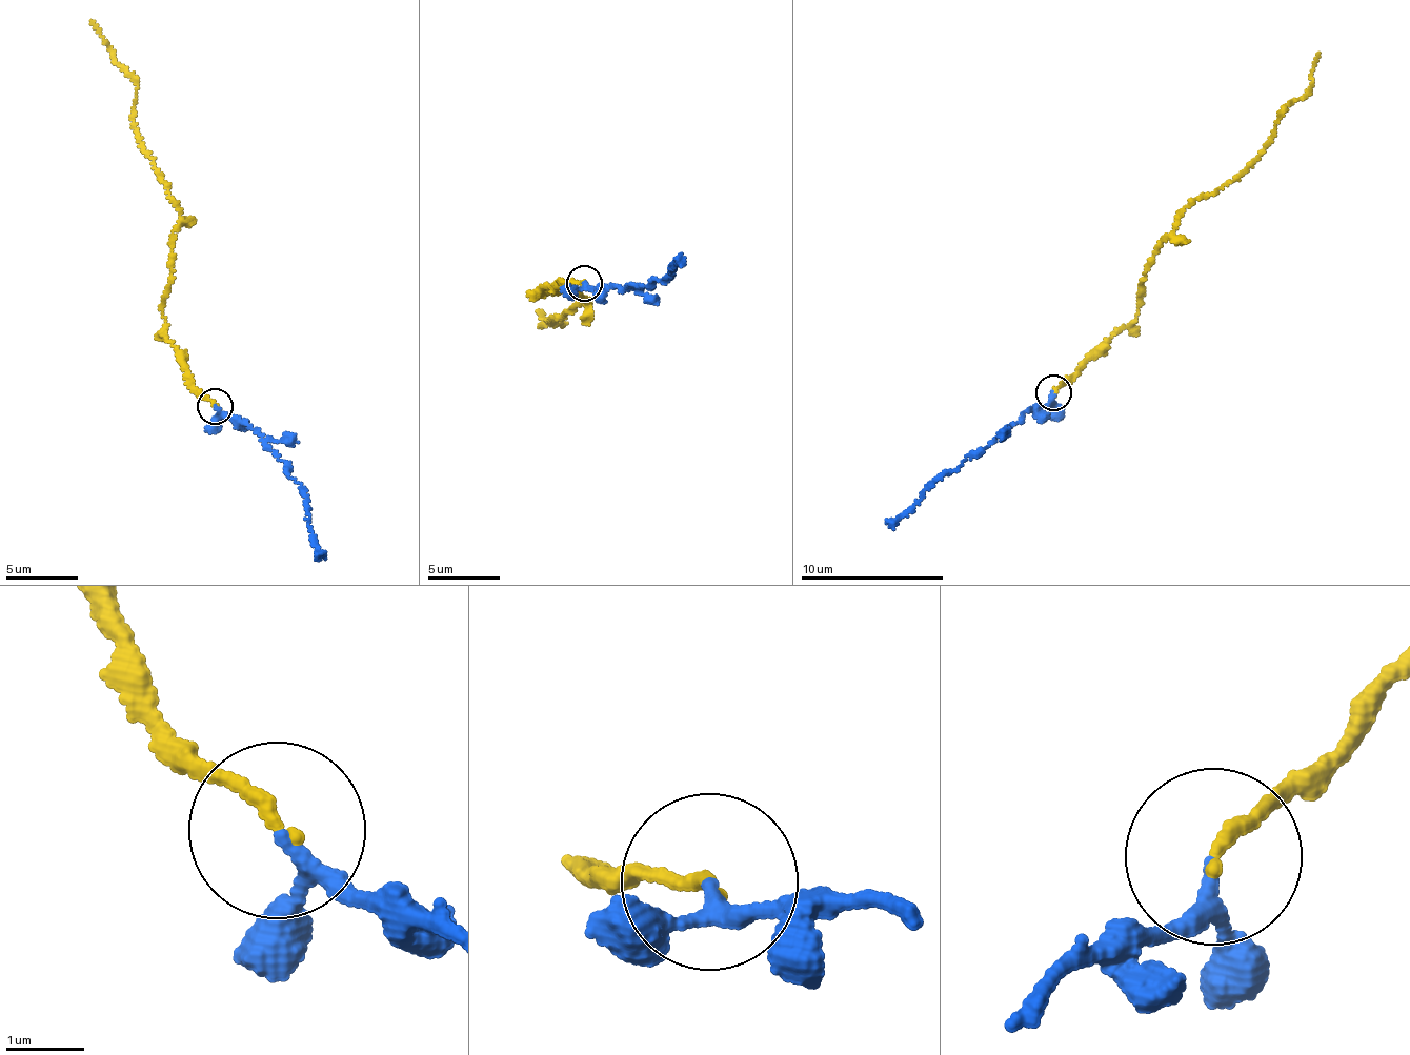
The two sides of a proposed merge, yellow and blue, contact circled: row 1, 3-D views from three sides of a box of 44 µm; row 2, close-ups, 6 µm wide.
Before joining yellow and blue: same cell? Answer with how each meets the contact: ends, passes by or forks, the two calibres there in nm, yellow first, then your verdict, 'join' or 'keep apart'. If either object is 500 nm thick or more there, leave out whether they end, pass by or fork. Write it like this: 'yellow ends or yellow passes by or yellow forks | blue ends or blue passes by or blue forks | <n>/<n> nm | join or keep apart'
yellow ends | blue passes by | 180/160 nm | join

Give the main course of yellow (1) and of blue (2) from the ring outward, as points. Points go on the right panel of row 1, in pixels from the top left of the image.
1: (1051, 391), (1128, 324), (1137, 310), (1145, 265), (1179, 215), (1264, 148), (1280, 118), (1309, 90), (1318, 53)
2: (1051, 391), (1051, 401), (966, 460), (886, 523)

